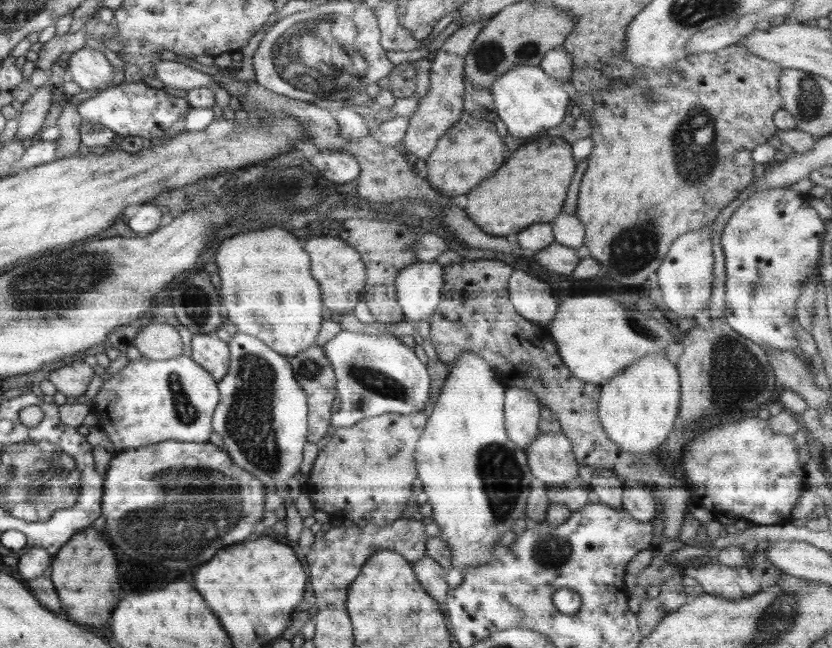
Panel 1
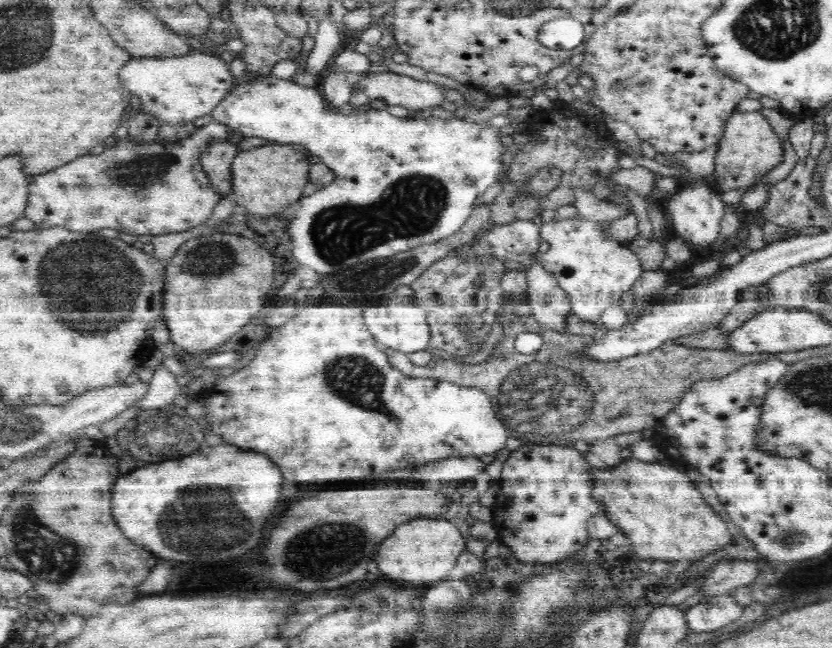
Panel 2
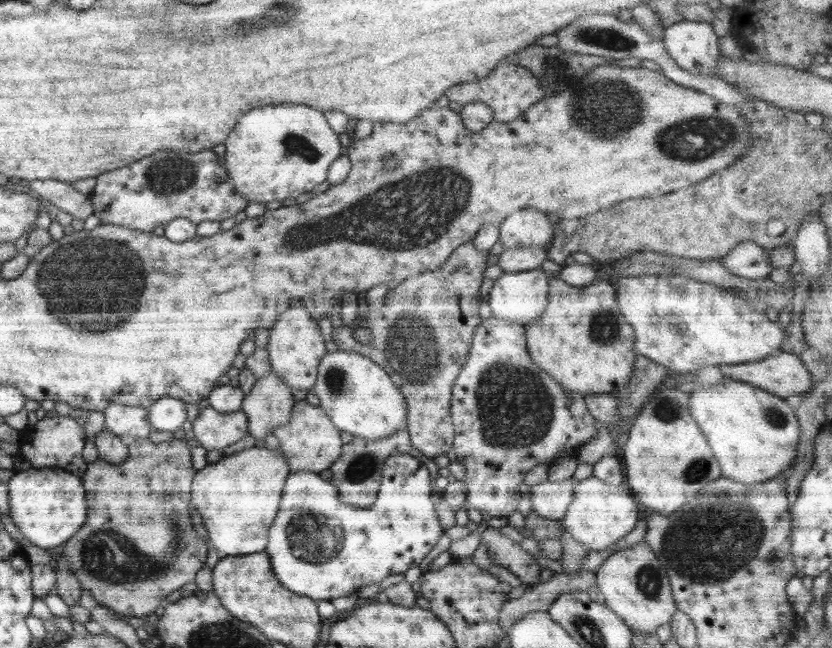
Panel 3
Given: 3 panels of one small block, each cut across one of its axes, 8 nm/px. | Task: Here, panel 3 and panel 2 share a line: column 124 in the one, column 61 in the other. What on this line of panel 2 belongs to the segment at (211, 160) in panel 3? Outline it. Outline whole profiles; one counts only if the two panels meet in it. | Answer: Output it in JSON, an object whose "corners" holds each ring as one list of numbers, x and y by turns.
{"corners":[[212,120,198,127,190,137,179,143,162,144,157,137,149,143,136,143,130,137,118,140,118,144,106,148,98,156,84,155,58,169,33,175,30,181,27,208,23,216,32,221,36,229,67,227,68,230,97,232,102,228,113,228,126,234,152,236,190,230,206,221,220,202,213,192,208,176,202,168,200,158,216,141,228,141,231,127]]}

